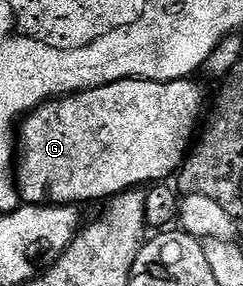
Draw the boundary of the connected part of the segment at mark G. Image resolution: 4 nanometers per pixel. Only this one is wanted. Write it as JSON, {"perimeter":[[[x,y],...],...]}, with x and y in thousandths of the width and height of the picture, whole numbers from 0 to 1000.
{"perimeter":[[[514,273],[440,301],[337,315],[325,329],[280,329],[267,343],[210,343],[206,353],[177,357],[132,395],[86,416],[82,451],[66,469],[66,647],[74,675],[86,678],[95,710],[132,720],[284,720],[292,713],[342,713],[337,706],[407,703],[403,710],[416,710],[424,699],[465,692],[473,678],[506,678],[514,664],[584,657],[605,643],[663,640],[671,629],[695,626],[683,619],[700,605],[712,612],[765,563],[765,545],[790,521],[790,500],[802,493],[807,458],[819,451],[835,399],[831,315],[798,290],[798,280],[613,287],[601,273]]]}

